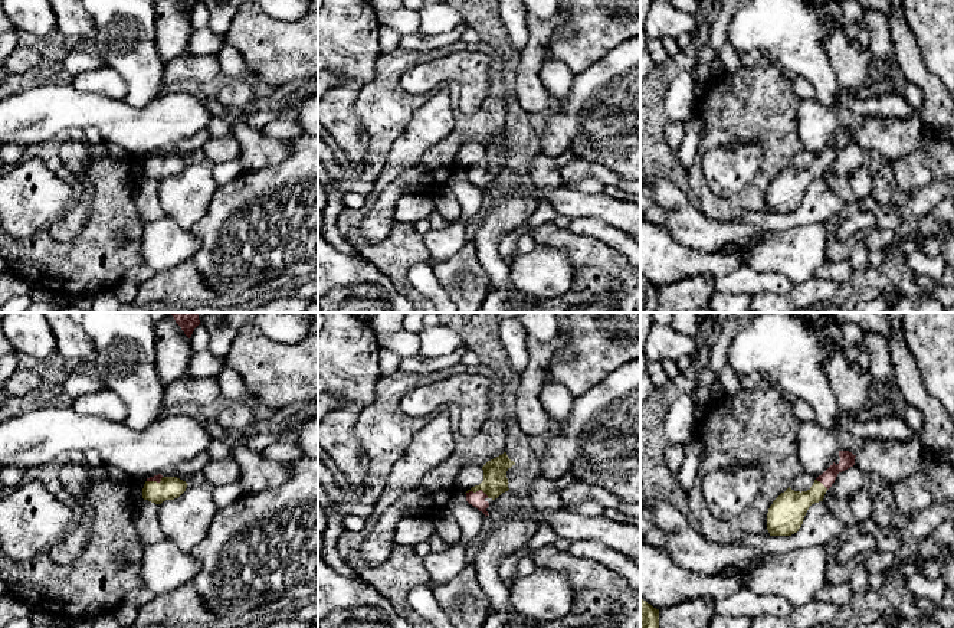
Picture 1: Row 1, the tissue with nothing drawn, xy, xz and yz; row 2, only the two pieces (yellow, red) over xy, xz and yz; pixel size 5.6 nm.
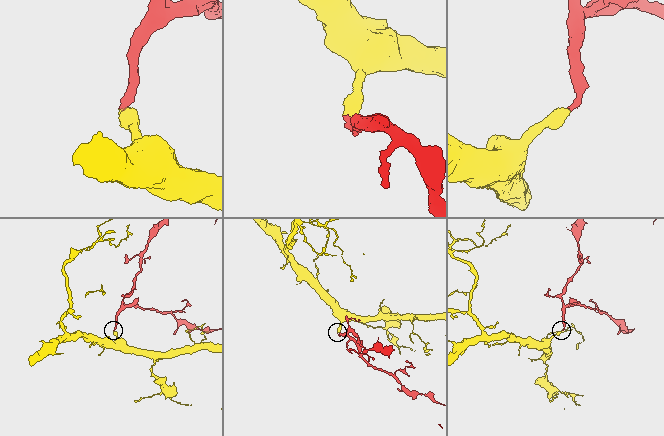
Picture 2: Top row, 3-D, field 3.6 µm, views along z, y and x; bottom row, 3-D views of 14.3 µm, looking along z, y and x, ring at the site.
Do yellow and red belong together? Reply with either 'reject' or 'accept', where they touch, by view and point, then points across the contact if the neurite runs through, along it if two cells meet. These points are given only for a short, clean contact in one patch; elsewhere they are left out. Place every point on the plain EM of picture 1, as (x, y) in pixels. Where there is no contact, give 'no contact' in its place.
accept; contact xz (476, 167); way xz (495, 160), (485, 167), (476, 167), (476, 176)

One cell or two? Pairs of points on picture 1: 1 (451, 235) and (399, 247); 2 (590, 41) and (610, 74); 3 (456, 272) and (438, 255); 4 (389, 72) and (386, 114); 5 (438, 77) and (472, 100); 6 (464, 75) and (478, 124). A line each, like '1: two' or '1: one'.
1: two
2: two
3: two
4: one
5: one
6: two

